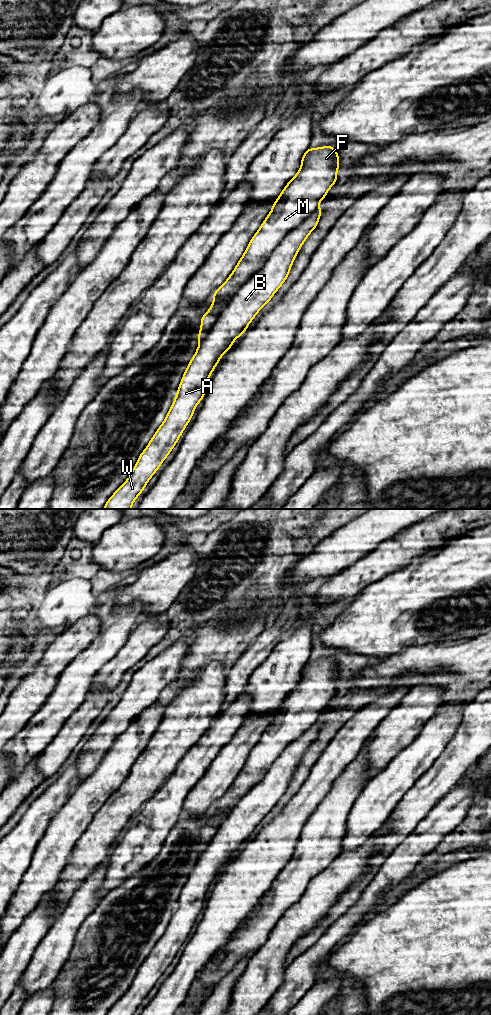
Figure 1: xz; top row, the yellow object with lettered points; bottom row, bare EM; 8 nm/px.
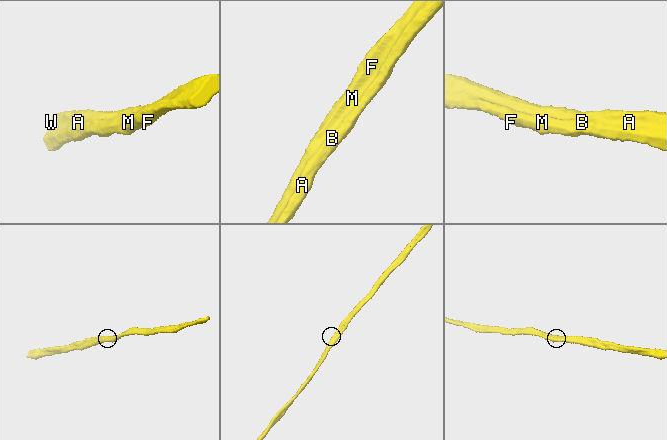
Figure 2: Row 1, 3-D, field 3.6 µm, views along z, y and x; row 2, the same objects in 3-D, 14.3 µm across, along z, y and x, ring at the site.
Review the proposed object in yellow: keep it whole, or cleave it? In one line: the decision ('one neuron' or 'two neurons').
two neurons

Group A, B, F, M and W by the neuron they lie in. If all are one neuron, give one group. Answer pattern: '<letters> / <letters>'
A B W / F M

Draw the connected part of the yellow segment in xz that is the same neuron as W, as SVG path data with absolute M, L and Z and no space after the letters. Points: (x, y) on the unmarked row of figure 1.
M317 720L299 739L288 745L269 768L262 781L255 785L231 809L229 815L219 826L217 833L200 854L193 870L190 872L164 934L138 969L137 976L128 991L114 1004L107 1015L133 1015L141 1007L148 993L172 963L191 932L196 918L205 907L205 897L209 893L209 888L213 885L222 867L232 859L234 852L247 842L248 837L257 825L271 812L279 799L283 797L301 758L308 747L316 740L321 725L322 720Z

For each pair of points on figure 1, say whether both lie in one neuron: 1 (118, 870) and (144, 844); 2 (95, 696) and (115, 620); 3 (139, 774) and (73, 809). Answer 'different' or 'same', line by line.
1: same
2: different
3: different

